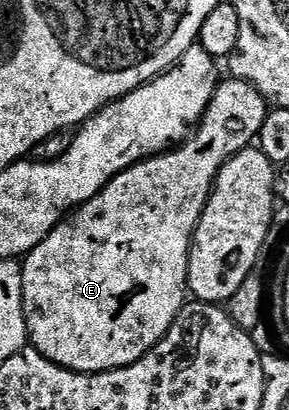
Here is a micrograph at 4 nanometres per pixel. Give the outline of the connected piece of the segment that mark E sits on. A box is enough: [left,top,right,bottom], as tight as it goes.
[22,78,270,375]

